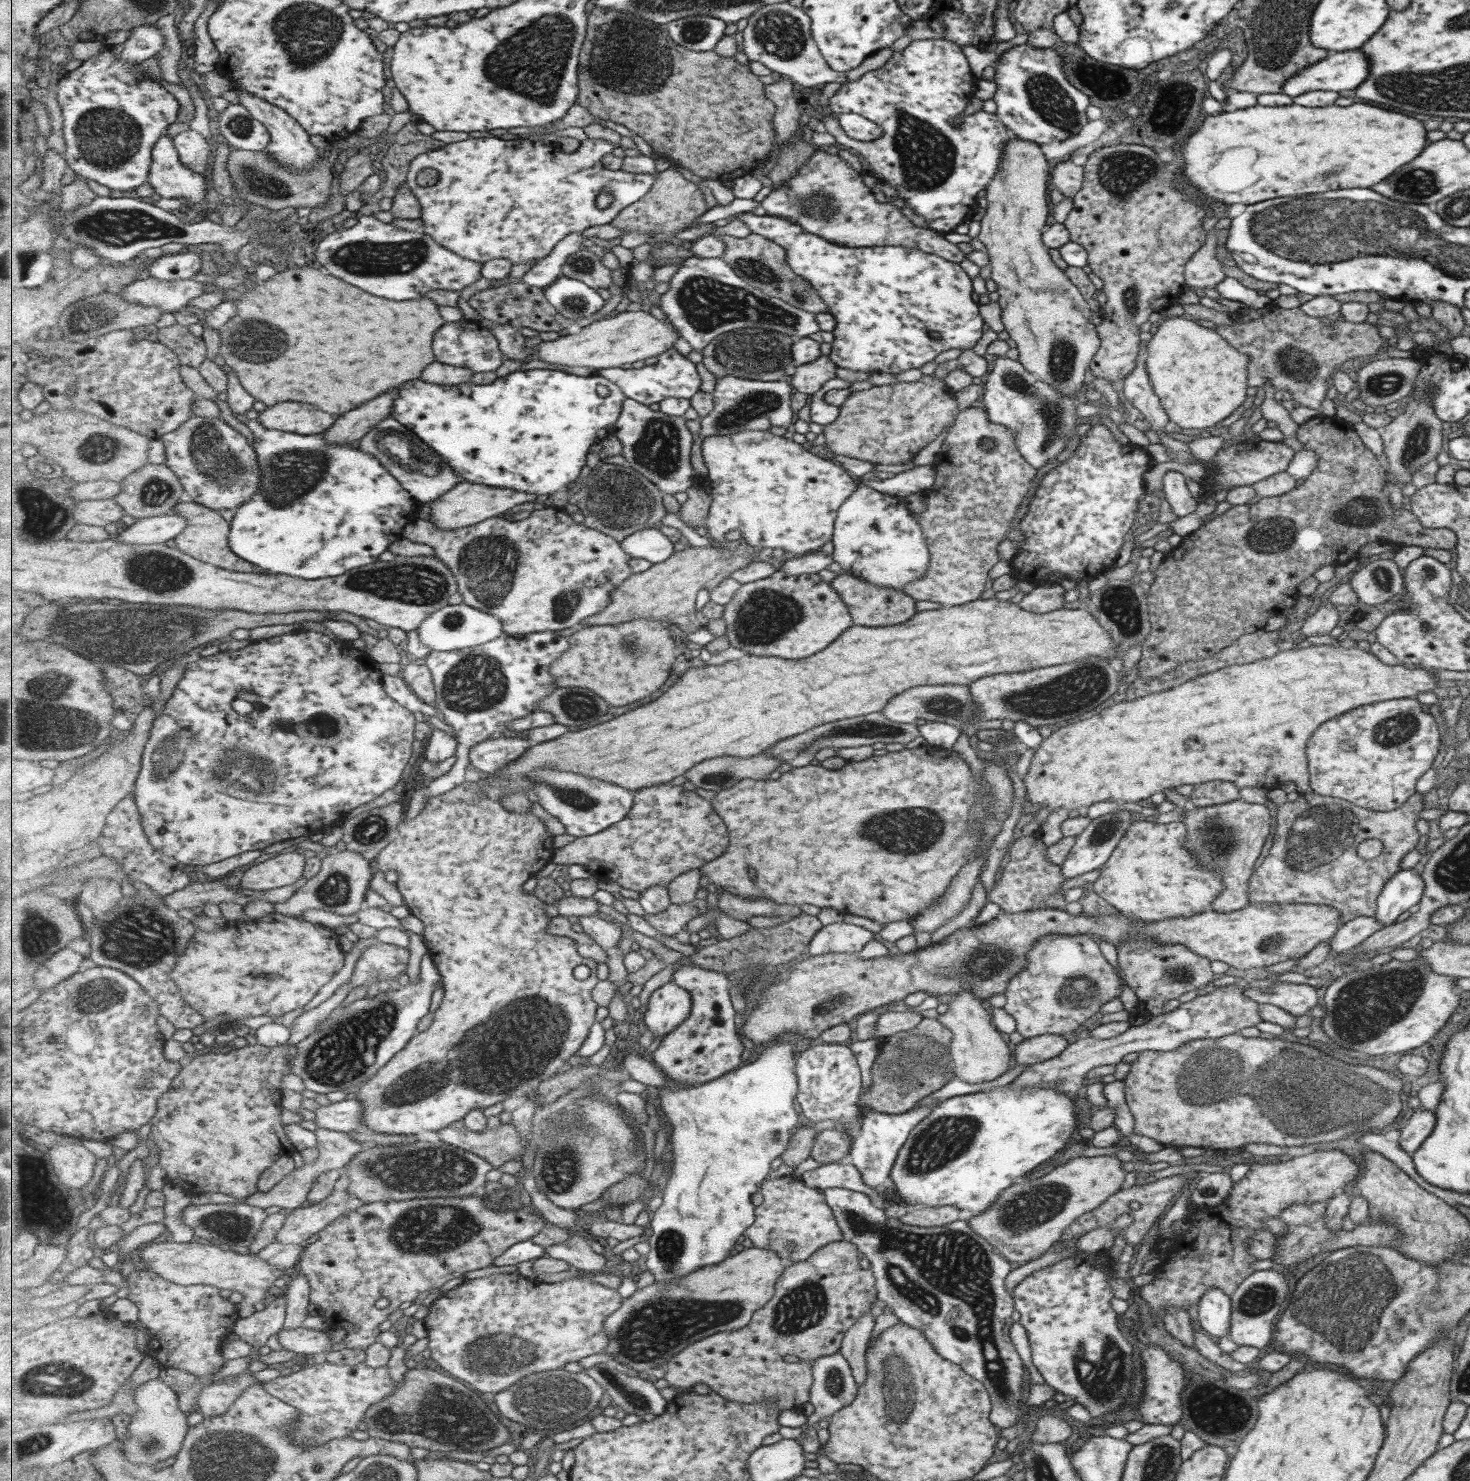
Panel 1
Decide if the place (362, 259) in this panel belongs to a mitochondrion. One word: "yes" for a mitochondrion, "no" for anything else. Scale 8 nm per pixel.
yes

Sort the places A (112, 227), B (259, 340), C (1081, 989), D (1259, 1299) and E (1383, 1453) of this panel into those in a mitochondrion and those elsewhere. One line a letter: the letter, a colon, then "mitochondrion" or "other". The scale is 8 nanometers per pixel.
A: mitochondrion
B: mitochondrion
C: mitochondrion
D: mitochondrion
E: other

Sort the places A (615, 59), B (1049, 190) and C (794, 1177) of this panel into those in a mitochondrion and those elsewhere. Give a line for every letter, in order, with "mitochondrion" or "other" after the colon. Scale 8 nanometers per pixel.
A: mitochondrion
B: other
C: other

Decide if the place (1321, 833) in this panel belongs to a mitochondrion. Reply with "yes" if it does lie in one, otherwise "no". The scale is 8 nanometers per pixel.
yes

